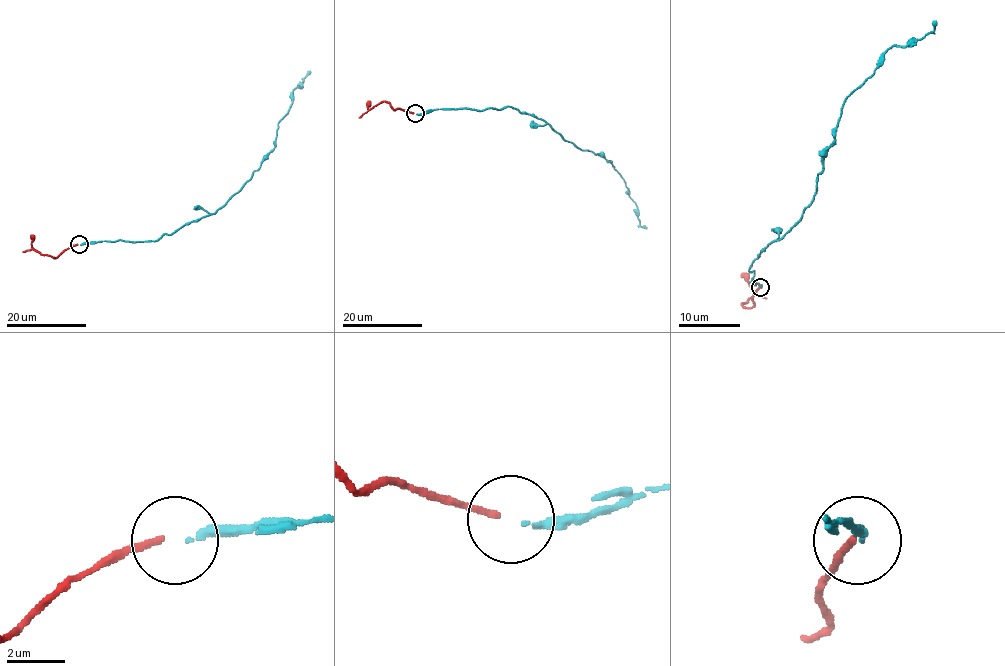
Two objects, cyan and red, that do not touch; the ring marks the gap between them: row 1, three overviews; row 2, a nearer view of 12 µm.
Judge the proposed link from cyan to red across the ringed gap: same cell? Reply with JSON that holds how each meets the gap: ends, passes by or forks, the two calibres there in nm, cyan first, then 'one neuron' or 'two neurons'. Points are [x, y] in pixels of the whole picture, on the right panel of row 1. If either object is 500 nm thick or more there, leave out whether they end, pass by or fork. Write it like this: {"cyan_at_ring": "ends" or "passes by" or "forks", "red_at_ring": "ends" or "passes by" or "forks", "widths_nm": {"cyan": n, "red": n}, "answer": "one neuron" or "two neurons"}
{"cyan_at_ring": "ends", "red_at_ring": "ends", "widths_nm": {"cyan": 190, "red": 220}, "answer": "two neurons"}

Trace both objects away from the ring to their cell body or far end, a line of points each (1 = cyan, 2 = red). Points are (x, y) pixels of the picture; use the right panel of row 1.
1: (760, 287), (751, 281), (751, 264), (812, 200), (843, 102), (884, 53), (922, 39), (936, 21)
2: (760, 287), (752, 297), (754, 304), (745, 307), (742, 304), (754, 292), (742, 272)

